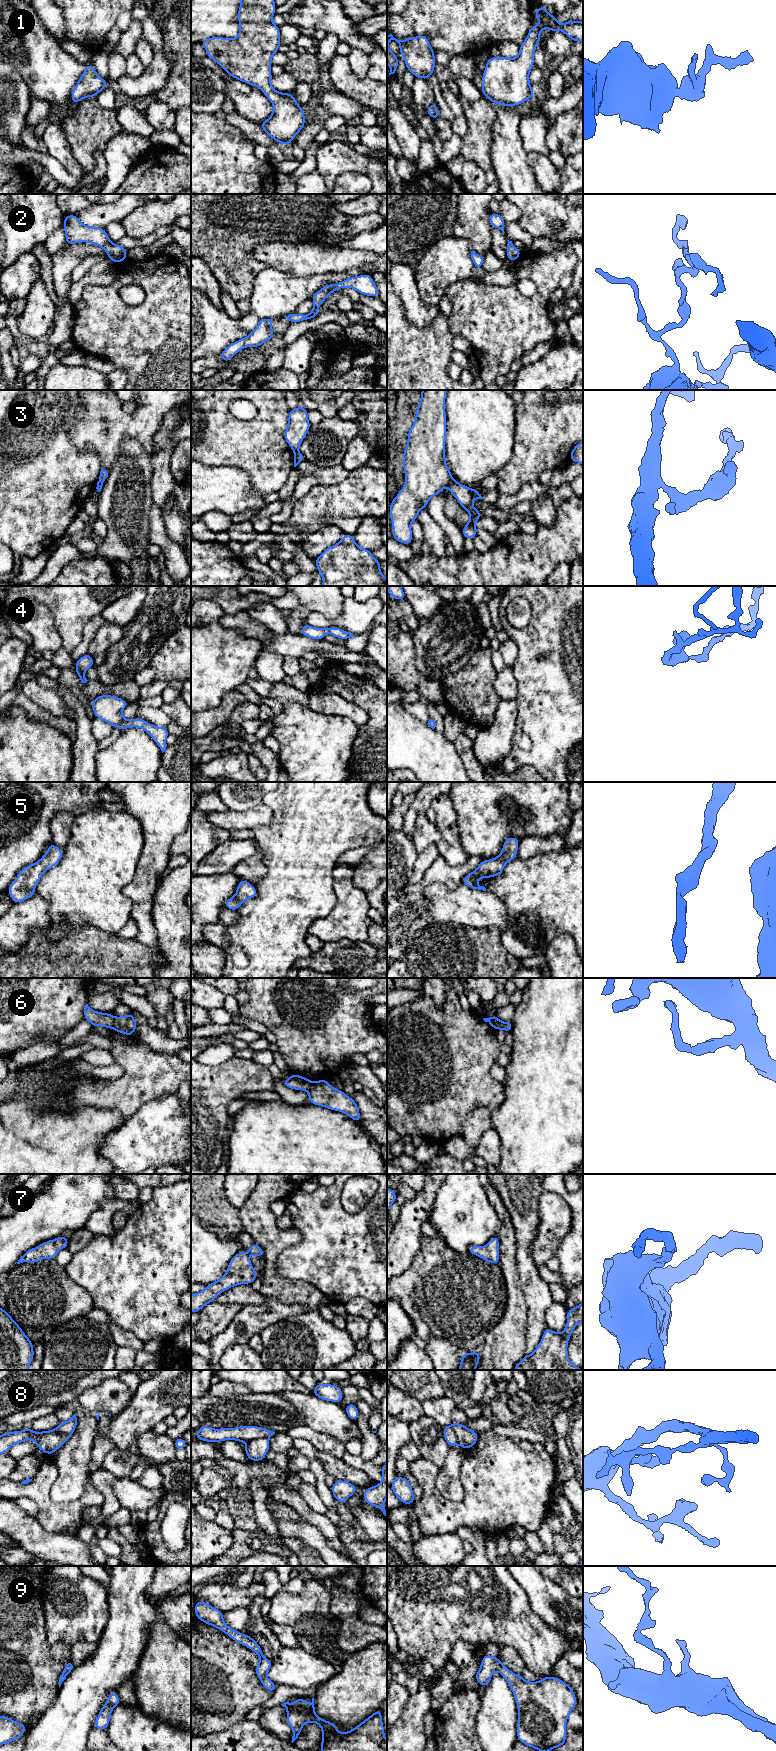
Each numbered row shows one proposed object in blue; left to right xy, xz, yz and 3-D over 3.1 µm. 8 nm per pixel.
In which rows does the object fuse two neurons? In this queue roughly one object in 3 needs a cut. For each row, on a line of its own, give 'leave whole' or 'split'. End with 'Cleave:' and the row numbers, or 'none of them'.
1: leave whole
2: leave whole
3: split
4: leave whole
5: leave whole
6: split
7: leave whole
8: split
9: leave whole
Cleave: 3, 6, 8

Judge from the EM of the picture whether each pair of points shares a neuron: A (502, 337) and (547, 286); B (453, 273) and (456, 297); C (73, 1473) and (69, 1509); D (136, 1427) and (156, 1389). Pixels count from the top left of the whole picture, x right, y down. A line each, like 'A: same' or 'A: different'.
A: same
B: different
C: different
D: same

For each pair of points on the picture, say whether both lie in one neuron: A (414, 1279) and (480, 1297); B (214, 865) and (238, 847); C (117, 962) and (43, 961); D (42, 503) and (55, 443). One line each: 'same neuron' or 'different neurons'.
A: same neuron
B: same neuron
C: same neuron
D: same neuron

